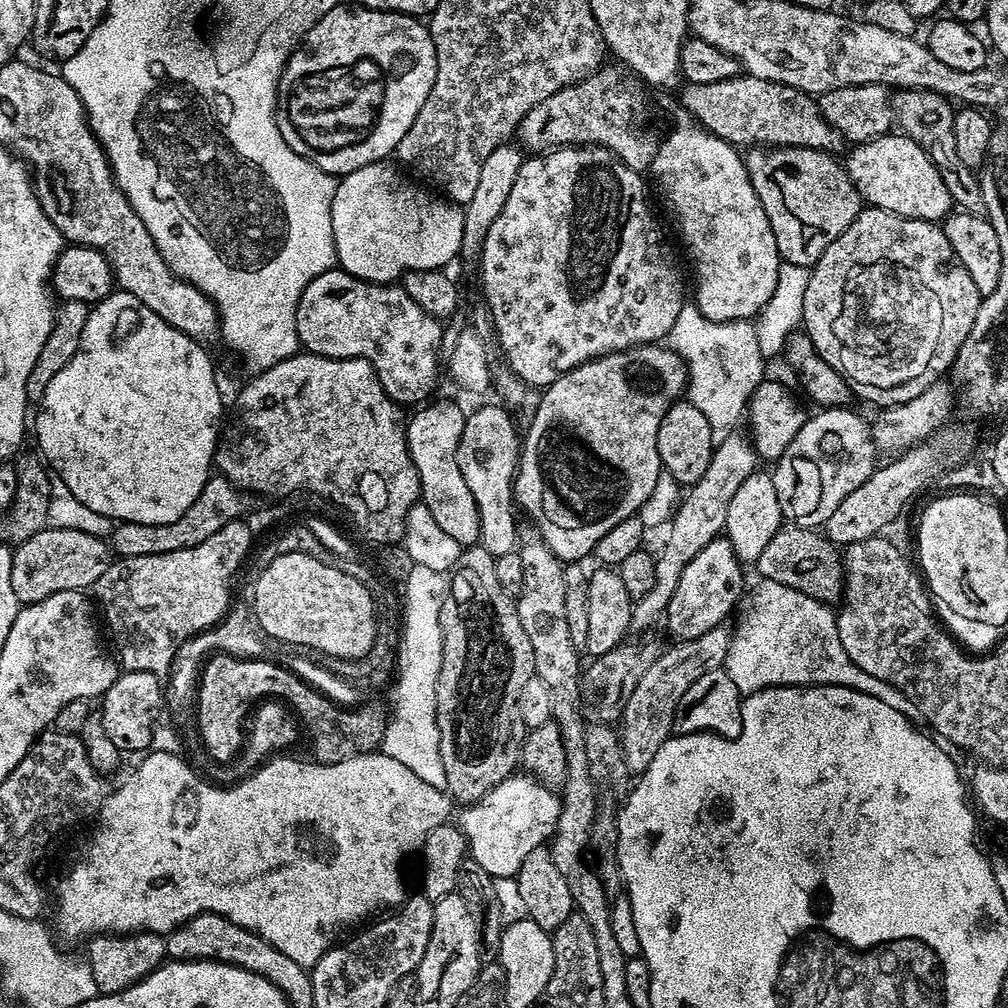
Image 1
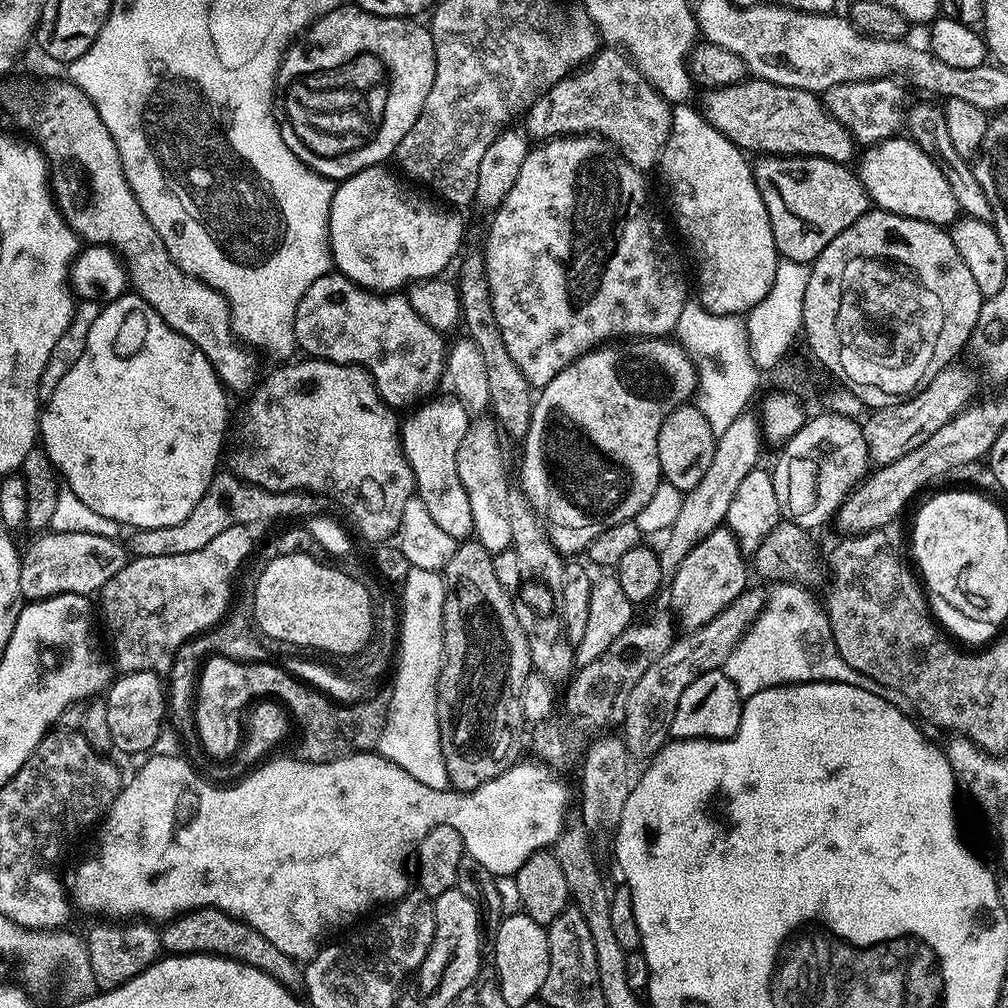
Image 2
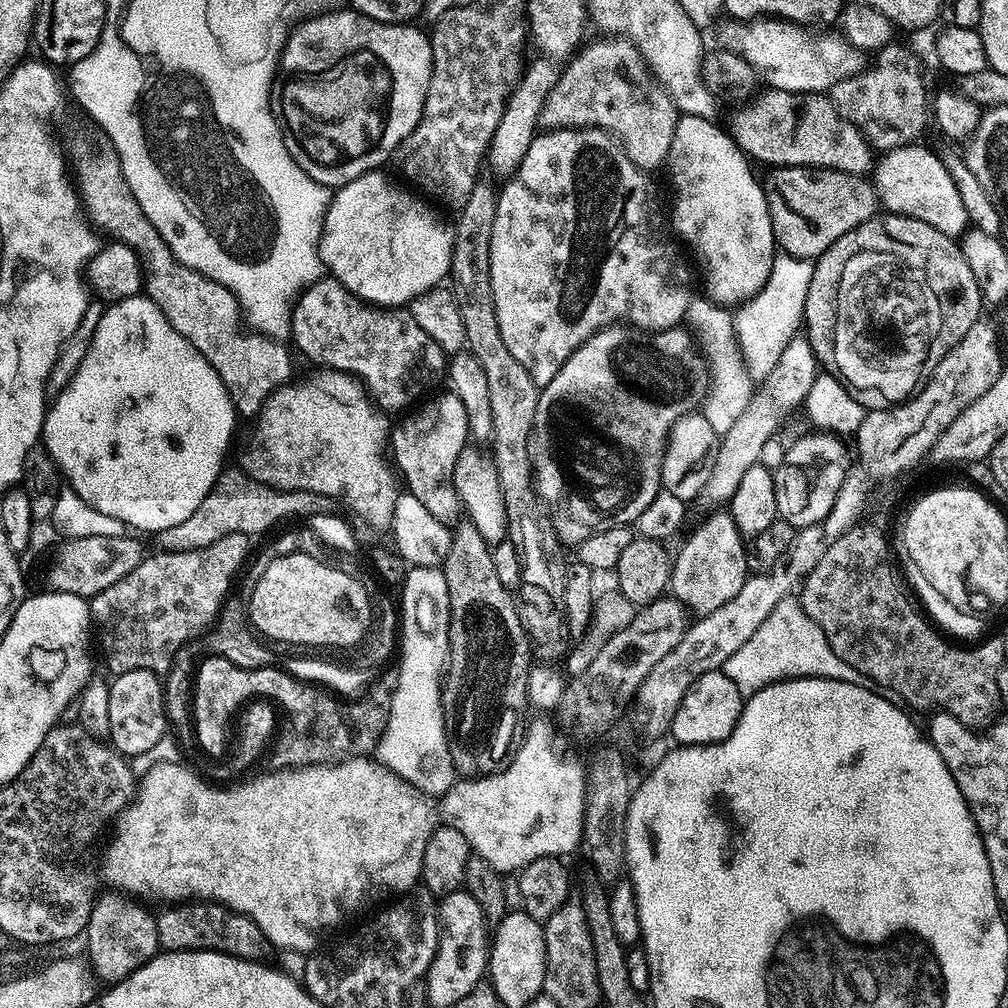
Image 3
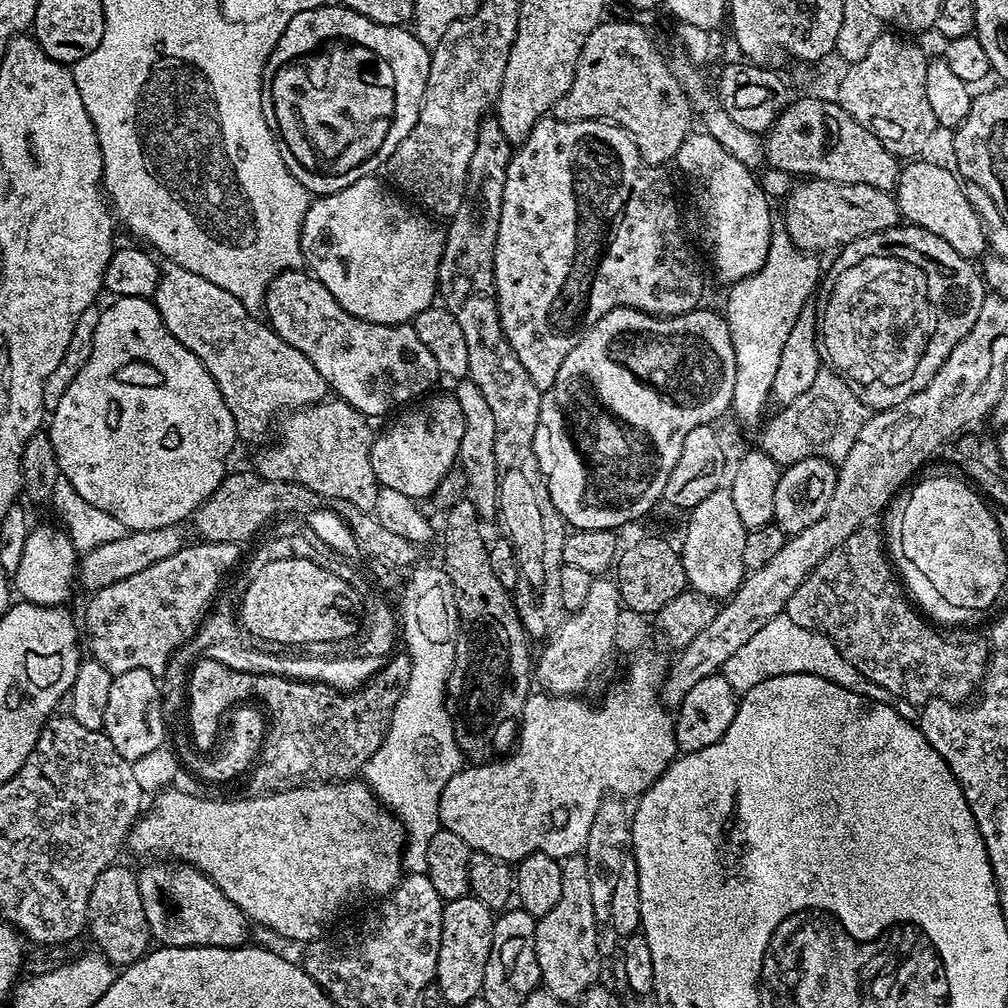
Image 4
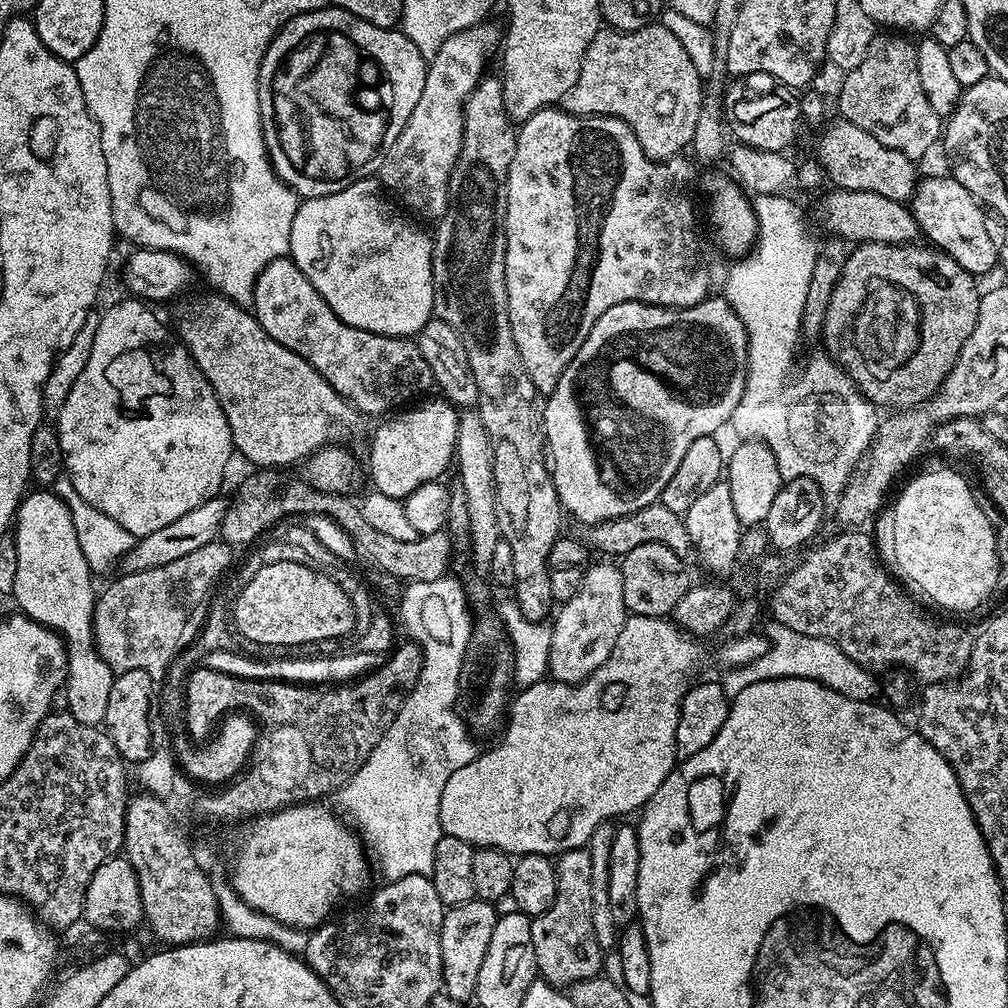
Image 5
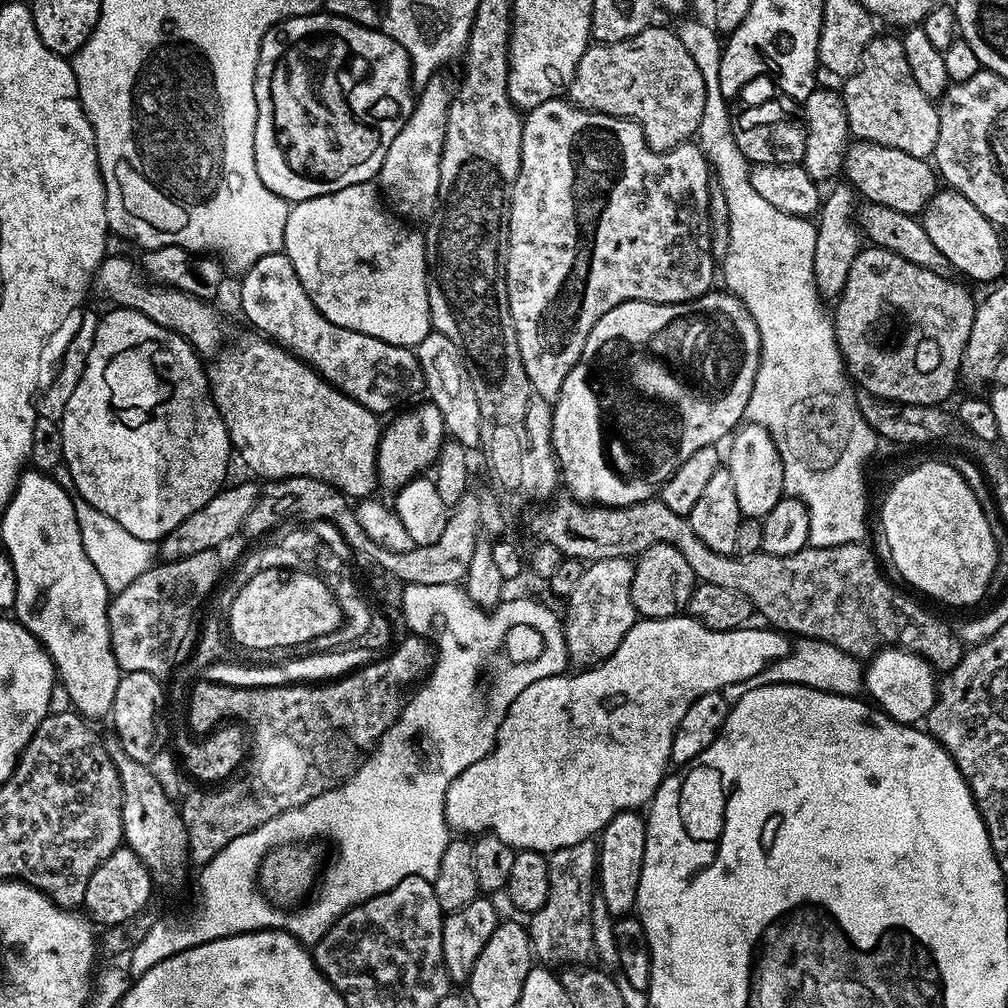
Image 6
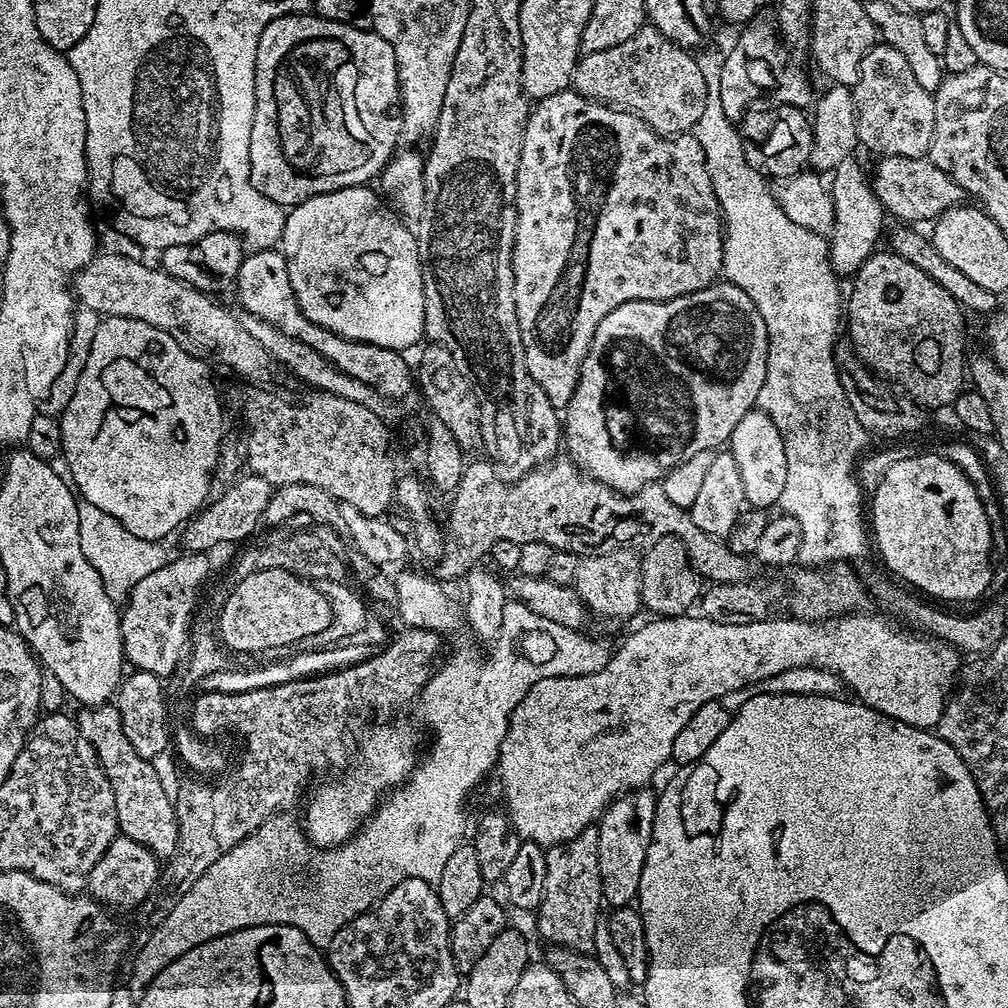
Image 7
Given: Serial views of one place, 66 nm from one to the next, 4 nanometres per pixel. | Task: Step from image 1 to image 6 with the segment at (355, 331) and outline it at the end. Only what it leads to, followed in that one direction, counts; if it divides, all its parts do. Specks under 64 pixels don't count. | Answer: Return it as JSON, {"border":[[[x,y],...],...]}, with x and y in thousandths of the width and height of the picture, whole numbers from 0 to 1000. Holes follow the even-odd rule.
{"border":[[[283,250],[256,256],[256,260],[249,262],[237,278],[238,306],[243,315],[254,324],[251,326],[302,358],[336,389],[363,403],[363,407],[374,411],[388,410],[412,398],[412,393],[422,388],[419,363],[410,346],[391,343],[387,339],[379,339],[379,335],[331,323],[331,319],[323,316],[315,304],[308,300]]]}

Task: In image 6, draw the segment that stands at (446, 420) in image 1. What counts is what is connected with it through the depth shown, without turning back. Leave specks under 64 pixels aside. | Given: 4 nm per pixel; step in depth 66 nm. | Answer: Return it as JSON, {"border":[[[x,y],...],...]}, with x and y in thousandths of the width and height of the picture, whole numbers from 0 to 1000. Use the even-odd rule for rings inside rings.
{"border":[[[428,399],[420,400],[409,403],[414,405],[406,404],[401,407],[406,409],[398,408],[393,411],[398,413],[390,412],[388,414],[390,417],[380,422],[373,451],[373,475],[378,485],[392,486],[403,482],[403,478],[407,478],[412,472],[424,469],[432,461],[433,451],[437,449],[437,444],[442,436],[440,419],[435,403],[431,403]]]}

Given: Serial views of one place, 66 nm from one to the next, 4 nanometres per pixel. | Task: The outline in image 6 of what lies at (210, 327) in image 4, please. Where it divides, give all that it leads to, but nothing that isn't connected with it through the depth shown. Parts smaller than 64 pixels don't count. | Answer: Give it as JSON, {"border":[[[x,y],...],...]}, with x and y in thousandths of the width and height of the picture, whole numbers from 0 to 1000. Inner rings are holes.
{"border":[[[249,331],[243,337],[238,337],[235,341],[223,344],[213,351],[212,356],[205,362],[206,384],[210,386],[210,394],[214,400],[216,411],[226,428],[226,438],[230,440],[233,451],[238,451],[238,456],[254,472],[259,472],[259,477],[283,476],[293,472],[307,472],[315,474],[328,480],[330,484],[340,488],[346,494],[365,494],[370,491],[369,487],[374,487],[375,477],[373,475],[373,451],[377,441],[377,430],[379,428],[379,417],[374,410],[363,407],[351,395],[347,395],[341,389],[336,389],[330,381],[325,380],[321,374],[316,373],[313,366],[309,365],[302,358],[295,356],[285,346],[278,344],[271,338],[258,331]]]}

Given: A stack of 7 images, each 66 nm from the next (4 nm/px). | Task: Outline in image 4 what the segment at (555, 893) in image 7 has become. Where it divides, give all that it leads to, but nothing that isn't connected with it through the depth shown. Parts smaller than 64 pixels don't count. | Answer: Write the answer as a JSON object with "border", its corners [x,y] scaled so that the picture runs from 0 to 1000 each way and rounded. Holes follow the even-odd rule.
{"border":[[[578,847],[562,849],[556,853],[558,863],[558,887],[546,907],[535,910],[532,915],[532,945],[537,977],[550,990],[559,992],[561,997],[567,998],[578,992],[581,982],[585,982],[596,971],[595,969],[595,925],[589,907],[589,894],[585,891],[585,875],[581,872],[581,851]]]}

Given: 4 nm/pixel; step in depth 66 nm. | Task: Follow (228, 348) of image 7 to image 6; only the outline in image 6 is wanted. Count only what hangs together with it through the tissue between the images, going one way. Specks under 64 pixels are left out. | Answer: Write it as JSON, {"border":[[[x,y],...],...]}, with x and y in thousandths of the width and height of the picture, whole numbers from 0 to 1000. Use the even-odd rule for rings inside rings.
{"border":[[[111,253],[104,255],[95,270],[94,289],[97,288],[112,303],[137,308],[138,311],[145,312],[150,318],[186,337],[201,354],[208,355],[217,349],[221,342],[222,327],[220,317],[210,306],[212,304],[209,301],[198,298],[194,294],[187,293],[183,289],[176,288],[176,286],[146,280],[142,276],[140,265],[136,261],[134,263],[123,254]]]}

